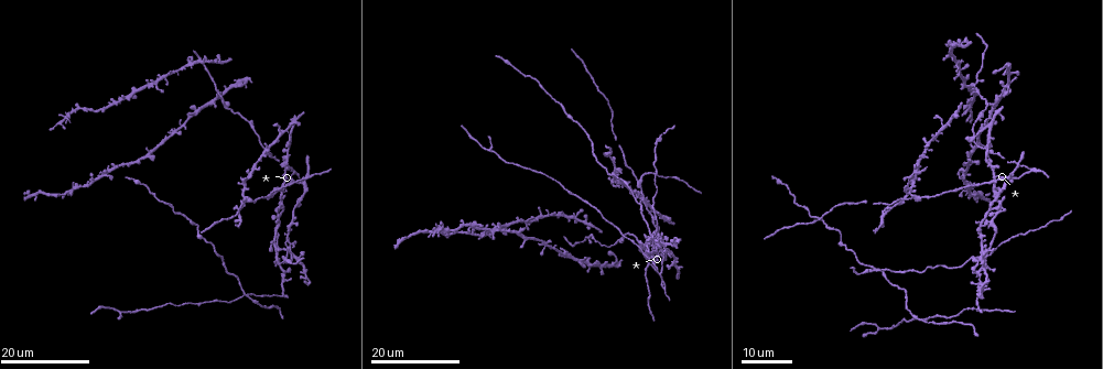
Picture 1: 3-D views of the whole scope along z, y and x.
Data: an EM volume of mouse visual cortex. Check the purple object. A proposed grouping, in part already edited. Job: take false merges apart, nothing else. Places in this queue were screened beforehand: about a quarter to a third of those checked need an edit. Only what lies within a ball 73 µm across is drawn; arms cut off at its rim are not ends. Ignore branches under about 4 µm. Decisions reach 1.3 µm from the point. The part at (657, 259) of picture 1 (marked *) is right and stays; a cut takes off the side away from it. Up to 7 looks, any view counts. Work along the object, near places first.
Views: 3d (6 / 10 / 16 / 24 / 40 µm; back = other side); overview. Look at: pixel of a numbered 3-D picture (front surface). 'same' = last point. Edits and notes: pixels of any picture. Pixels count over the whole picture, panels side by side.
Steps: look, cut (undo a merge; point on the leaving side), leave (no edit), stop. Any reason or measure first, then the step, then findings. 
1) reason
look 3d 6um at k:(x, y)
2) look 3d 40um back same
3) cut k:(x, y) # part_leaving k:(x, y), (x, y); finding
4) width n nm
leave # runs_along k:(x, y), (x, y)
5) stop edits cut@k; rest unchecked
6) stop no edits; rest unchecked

two arms in line, one across
look 3d 16um at 1:(994, 177)

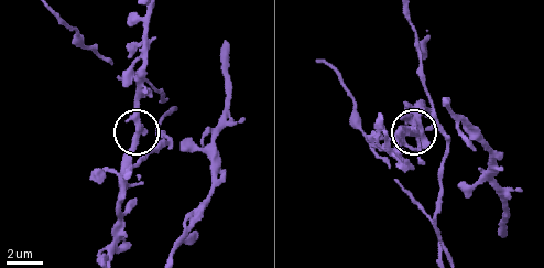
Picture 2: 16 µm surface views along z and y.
look 3d 6um at 2:(139, 125)

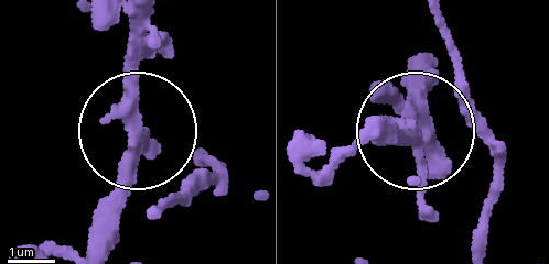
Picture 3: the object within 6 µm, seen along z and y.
width 270 nm
leave # continuous, no second cell

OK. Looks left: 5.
four or more arms meet
look 3d 16um at 1:(985, 257)

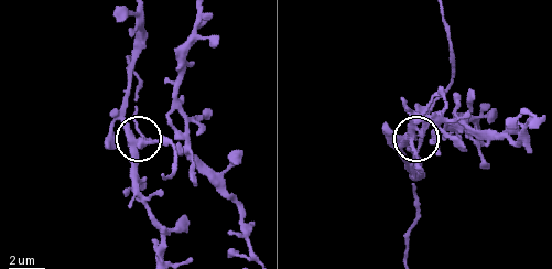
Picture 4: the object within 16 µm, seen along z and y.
look 3d 6um same

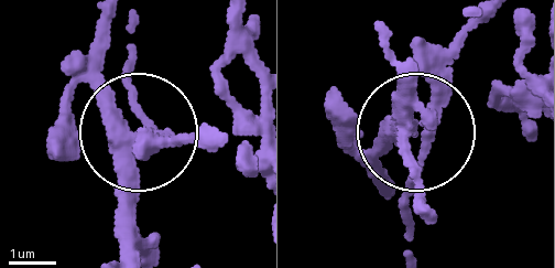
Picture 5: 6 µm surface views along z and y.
arms 4
leave # all the same cell

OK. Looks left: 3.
three-way junction
look 3d 24um at 1:(626, 162)

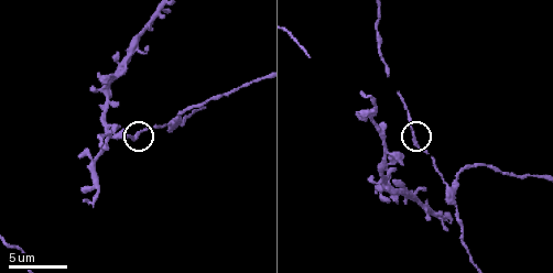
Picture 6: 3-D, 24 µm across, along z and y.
look 3d 6um at 6:(415, 143)

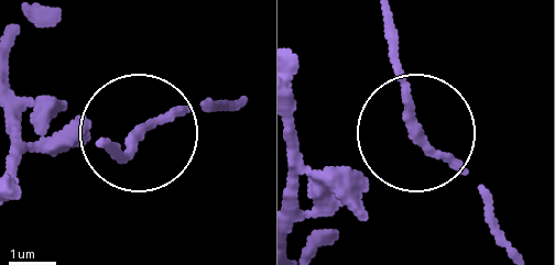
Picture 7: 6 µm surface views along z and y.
look 3d 6um back at 7:(416, 133)

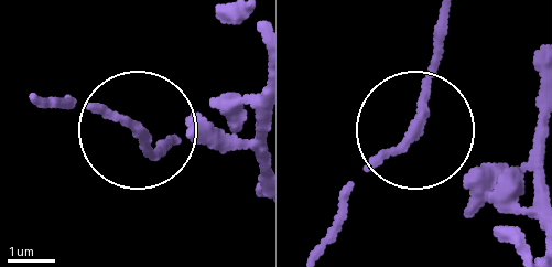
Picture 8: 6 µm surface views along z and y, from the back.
width 160 nm
leave # one cell here

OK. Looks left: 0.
stop no edits; rest unchecked

